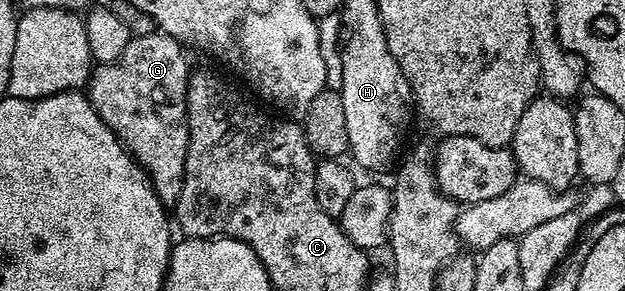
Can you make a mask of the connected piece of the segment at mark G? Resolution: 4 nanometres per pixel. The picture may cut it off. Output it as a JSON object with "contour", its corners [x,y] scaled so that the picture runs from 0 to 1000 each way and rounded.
{"contour":[[[250,103],[245,117],[218,124],[200,165],[200,186],[179,220],[160,220],[147,244],[138,292],[136,326],[146,340],[149,378],[181,447],[181,460],[197,491],[210,540],[227,570],[235,608],[242,615],[248,663],[262,704],[278,704],[290,667],[293,588],[299,540],[299,192],[294,155],[275,124]]]}

